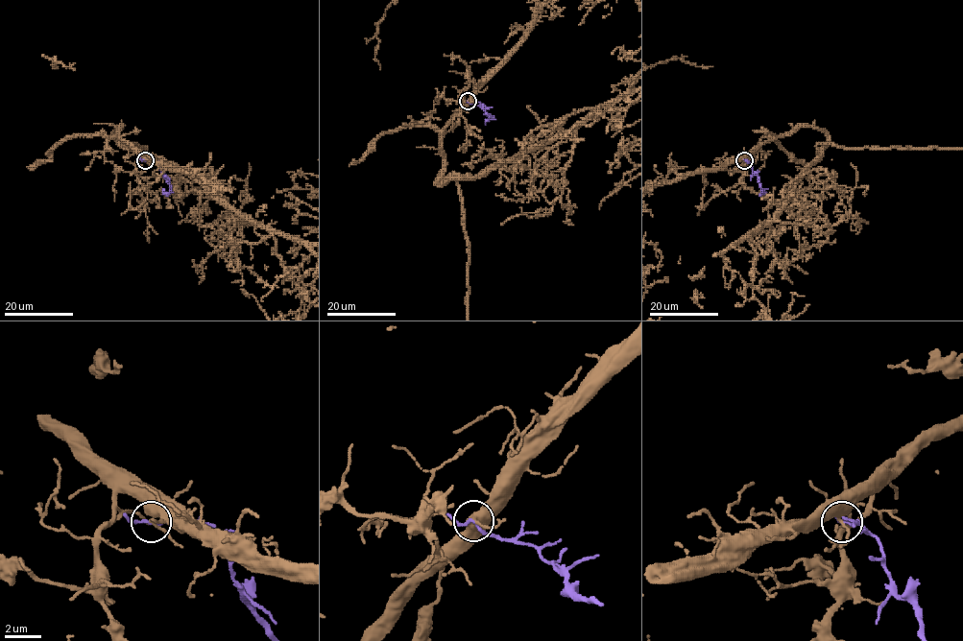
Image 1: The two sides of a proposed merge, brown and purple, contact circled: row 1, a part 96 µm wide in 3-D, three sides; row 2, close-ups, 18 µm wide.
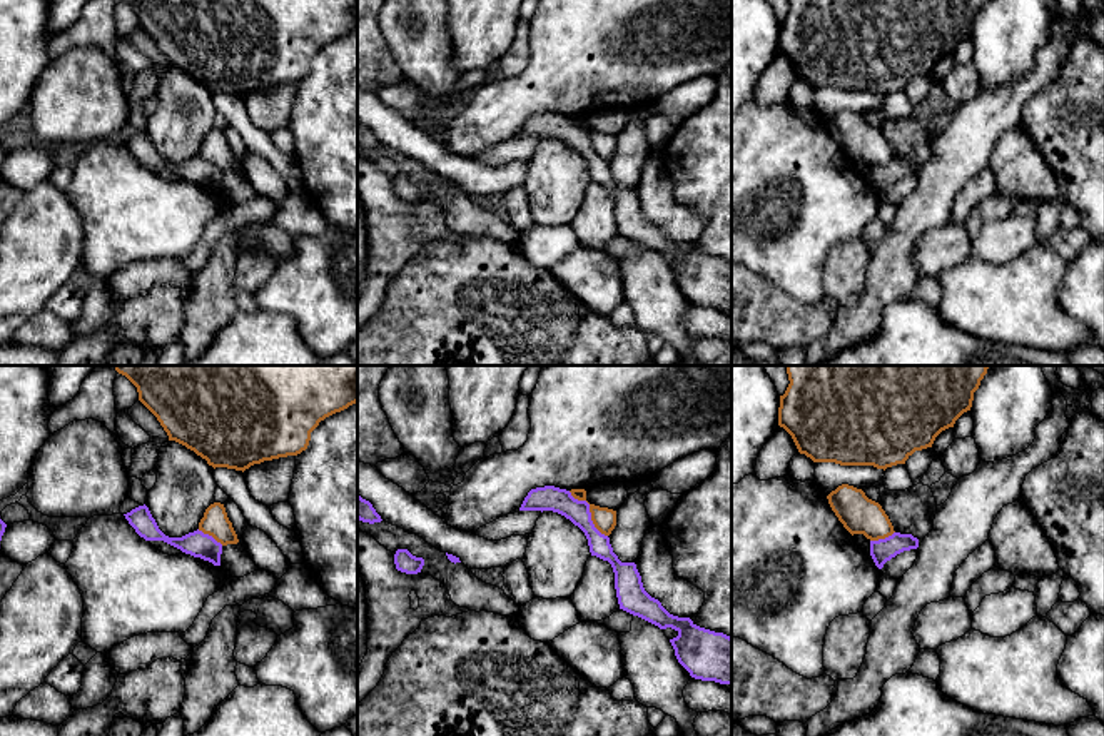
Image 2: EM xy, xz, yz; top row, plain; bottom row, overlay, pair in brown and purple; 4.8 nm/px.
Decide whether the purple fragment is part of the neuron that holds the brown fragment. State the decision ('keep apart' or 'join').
keep apart

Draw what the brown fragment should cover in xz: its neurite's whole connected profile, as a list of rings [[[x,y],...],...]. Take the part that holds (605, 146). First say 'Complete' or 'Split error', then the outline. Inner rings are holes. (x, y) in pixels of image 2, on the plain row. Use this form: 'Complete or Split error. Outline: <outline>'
Complete. Outline: [[[590,130],[590,139],[595,154],[601,160],[610,162],[616,152],[616,137]]]

